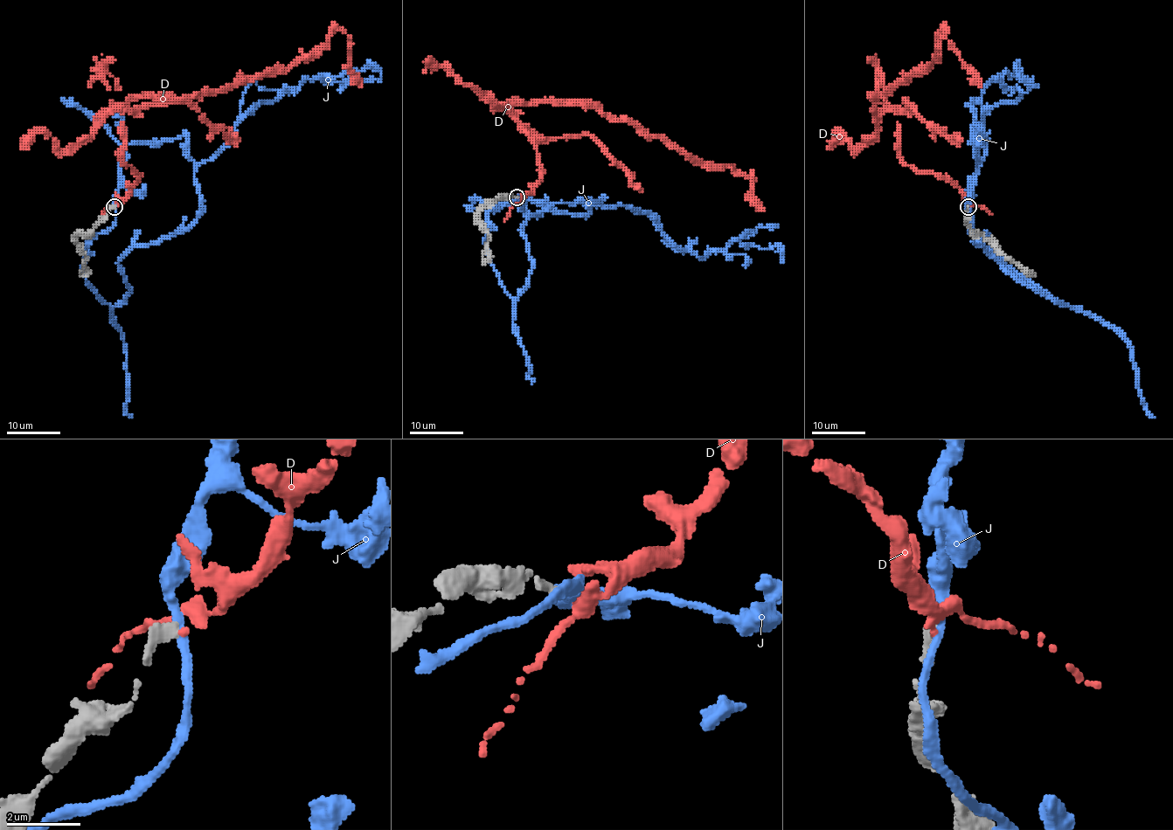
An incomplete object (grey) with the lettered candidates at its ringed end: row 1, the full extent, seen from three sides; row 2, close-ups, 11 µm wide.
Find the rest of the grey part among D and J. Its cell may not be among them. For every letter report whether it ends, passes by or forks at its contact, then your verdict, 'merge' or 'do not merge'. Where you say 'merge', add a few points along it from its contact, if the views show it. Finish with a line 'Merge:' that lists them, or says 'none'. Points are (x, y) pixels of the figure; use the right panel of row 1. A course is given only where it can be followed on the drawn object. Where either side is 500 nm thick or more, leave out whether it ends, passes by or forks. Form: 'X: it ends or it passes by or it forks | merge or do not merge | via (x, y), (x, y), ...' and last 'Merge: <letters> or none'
D: it passes by | merge | via (968, 206), (942, 176), (903, 162), (897, 114), (876, 110), (872, 98), (922, 72), (945, 31), (981, 87)
J: it passes by | do not merge
Merge: D

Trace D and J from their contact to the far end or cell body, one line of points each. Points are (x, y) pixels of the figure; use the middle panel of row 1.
D: (517, 197), (536, 185), (543, 168), (510, 106), (593, 103), (691, 157), (753, 176), (753, 199), (763, 210)
J: (516, 197), (484, 237), (513, 298), (521, 226), (580, 199), (704, 257), (735, 239), (782, 261)

